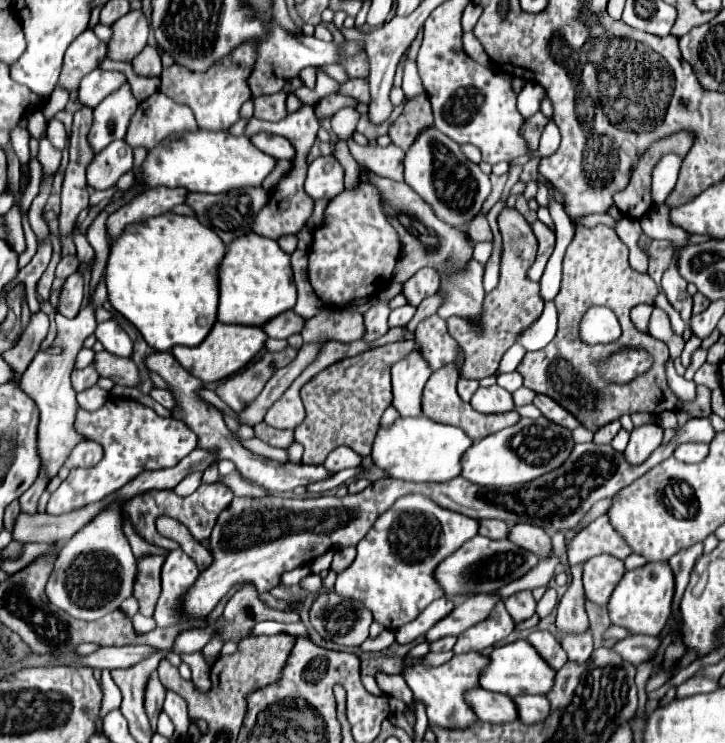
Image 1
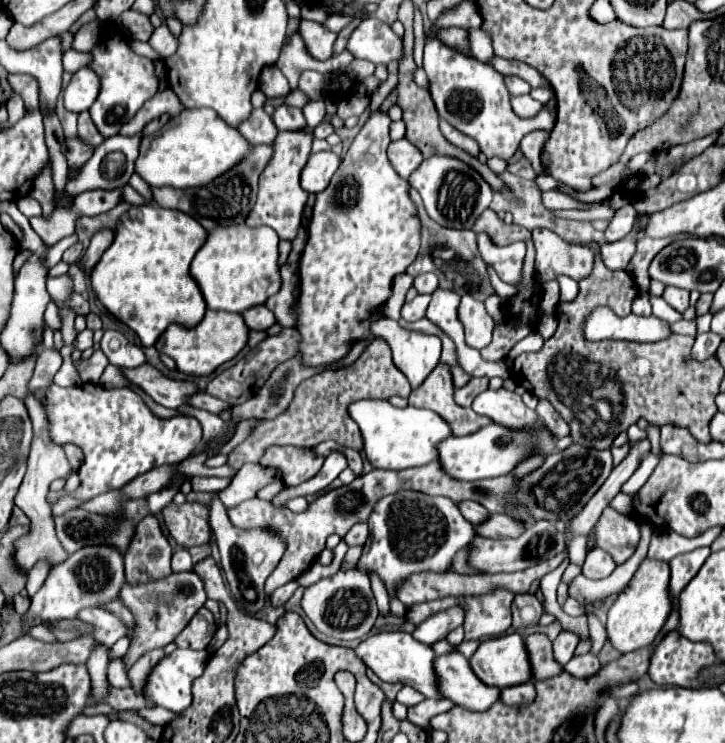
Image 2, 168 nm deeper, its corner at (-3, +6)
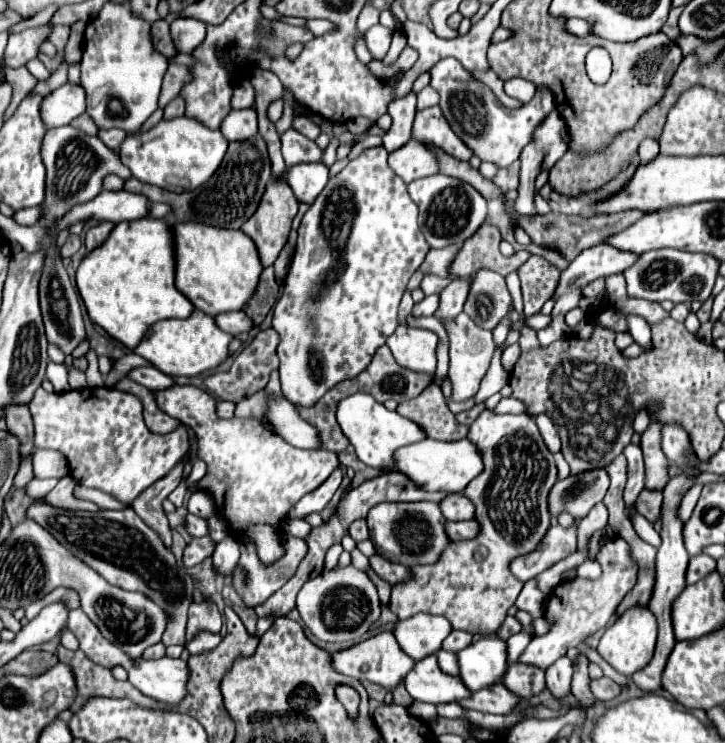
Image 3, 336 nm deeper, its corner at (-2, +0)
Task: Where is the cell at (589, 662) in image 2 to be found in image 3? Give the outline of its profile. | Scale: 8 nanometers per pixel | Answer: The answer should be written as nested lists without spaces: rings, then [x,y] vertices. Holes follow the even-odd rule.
[[[607,677],[591,681],[591,691],[603,703],[609,703],[611,699],[615,699],[615,697],[621,695],[621,687],[617,683],[613,683],[611,679],[607,679]]]

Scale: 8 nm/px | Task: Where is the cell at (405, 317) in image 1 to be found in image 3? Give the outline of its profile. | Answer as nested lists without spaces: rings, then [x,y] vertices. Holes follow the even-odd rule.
[[[429,295],[429,297],[425,297],[423,301],[415,303],[413,315],[415,315],[415,317],[421,317],[421,315],[433,315],[433,313],[437,311],[437,307],[439,307],[439,295]]]

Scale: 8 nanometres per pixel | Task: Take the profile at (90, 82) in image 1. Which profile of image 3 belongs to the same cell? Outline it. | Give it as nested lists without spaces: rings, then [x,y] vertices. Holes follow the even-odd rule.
[[[65,83],[59,89],[55,89],[51,95],[43,97],[41,121],[45,129],[55,129],[55,127],[69,125],[83,111],[85,111],[83,87]]]

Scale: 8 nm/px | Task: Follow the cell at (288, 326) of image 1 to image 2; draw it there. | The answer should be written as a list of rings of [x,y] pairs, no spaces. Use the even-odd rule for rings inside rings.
[[[266,305],[264,307],[252,307],[252,311],[244,311],[242,317],[248,323],[248,327],[254,331],[264,331],[264,329],[276,325],[276,317]]]

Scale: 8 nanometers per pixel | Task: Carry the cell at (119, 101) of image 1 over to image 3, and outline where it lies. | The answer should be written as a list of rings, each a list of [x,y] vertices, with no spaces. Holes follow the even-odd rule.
[[[107,1],[85,29],[85,53],[81,59],[81,85],[87,95],[87,113],[99,129],[123,129],[137,133],[157,109],[163,75],[169,59],[153,47],[151,23],[137,17],[127,3]]]

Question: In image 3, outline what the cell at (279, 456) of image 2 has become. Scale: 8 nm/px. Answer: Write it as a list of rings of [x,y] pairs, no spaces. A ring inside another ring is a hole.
[[[175,385],[175,389],[165,389],[163,393],[157,393],[157,405],[163,409],[167,415],[175,417],[183,425],[189,425],[197,439],[197,457],[207,463],[207,475],[199,481],[197,489],[205,491],[211,495],[215,501],[217,513],[223,517],[227,523],[227,531],[233,539],[239,537],[249,537],[255,543],[257,557],[263,565],[273,565],[279,561],[285,553],[285,547],[281,545],[279,533],[281,525],[287,521],[289,509],[307,493],[315,491],[339,465],[337,455],[333,451],[303,451],[303,449],[291,449],[281,437],[275,437],[261,419],[241,419],[241,417],[231,417],[231,419],[221,419],[217,415],[217,401],[203,389],[193,387],[193,385]]]

